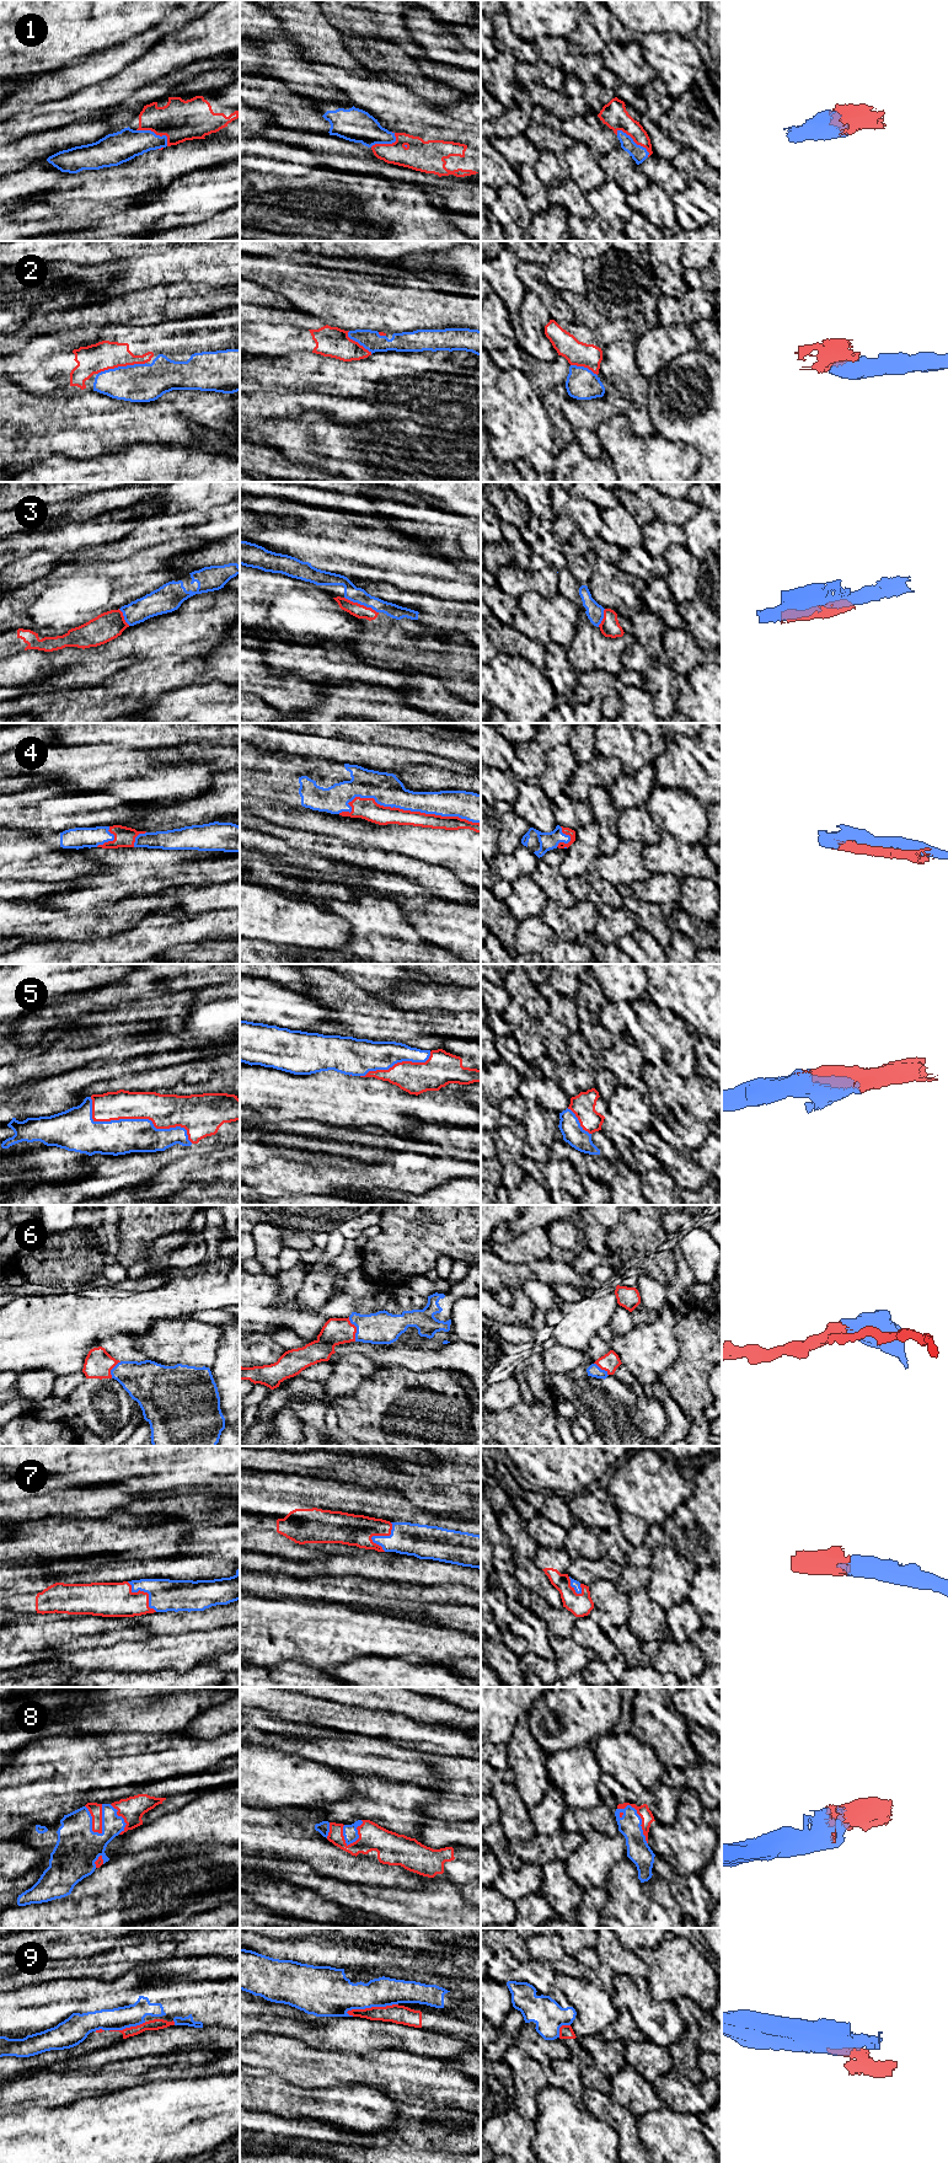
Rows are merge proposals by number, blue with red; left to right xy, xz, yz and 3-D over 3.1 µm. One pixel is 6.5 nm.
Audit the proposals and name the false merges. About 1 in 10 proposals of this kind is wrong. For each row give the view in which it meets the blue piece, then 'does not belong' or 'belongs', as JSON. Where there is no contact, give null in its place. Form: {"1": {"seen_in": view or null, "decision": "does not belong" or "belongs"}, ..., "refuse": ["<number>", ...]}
{"1": {"seen_in": "yz", "decision": "belongs"}, "2": {"seen_in": "xy", "decision": "belongs"}, "3": {"seen_in": "xz", "decision": "belongs"}, "4": {"seen_in": "xz", "decision": "belongs"}, "5": {"seen_in": "xy", "decision": "belongs"}, "6": {"seen_in": "xz", "decision": "belongs"}, "7": {"seen_in": "xz", "decision": "belongs"}, "8": {"seen_in": "xy", "decision": "belongs"}, "9": {"seen_in": "xz", "decision": "does not belong"}, "refuse": ["9"]}

